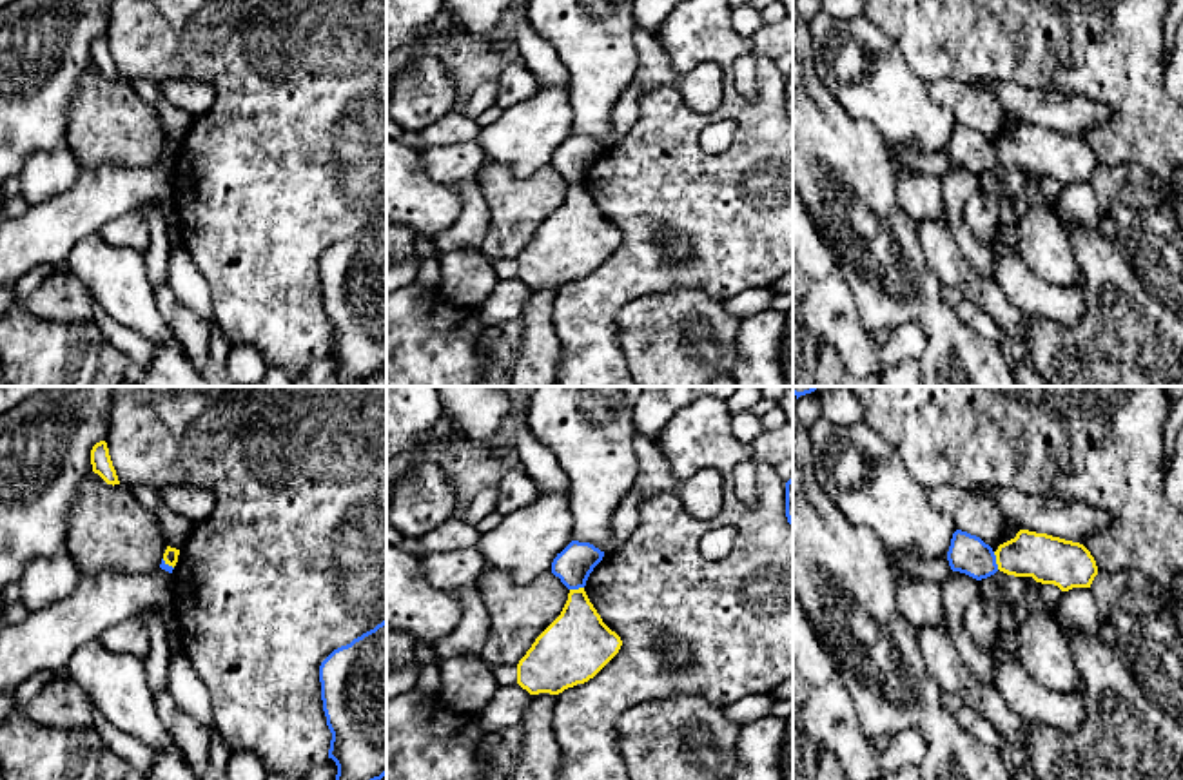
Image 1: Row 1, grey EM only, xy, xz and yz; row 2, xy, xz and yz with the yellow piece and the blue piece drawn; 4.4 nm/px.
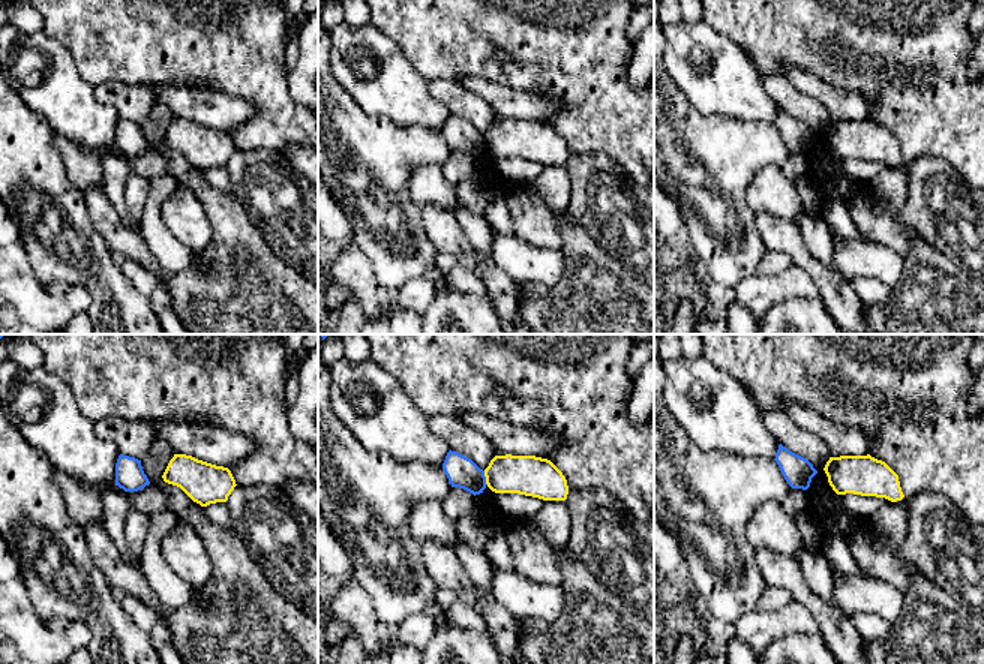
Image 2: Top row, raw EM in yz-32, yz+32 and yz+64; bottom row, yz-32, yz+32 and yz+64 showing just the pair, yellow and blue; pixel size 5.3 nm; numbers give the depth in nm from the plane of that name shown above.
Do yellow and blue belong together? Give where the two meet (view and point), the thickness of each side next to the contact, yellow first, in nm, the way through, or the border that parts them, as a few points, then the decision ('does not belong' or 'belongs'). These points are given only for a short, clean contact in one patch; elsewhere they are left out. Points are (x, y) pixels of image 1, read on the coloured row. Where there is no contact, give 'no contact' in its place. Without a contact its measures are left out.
contact yz (997, 561); calibres 220 and 180 nm; border yz (993, 552), (998, 568); does not belong

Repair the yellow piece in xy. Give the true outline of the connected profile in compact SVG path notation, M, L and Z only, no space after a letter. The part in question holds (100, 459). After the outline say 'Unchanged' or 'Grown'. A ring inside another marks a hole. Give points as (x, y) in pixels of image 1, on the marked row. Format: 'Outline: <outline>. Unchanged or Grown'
Outline: M100 441L93 446L91 464L93 464L93 472L98 473L107 484L112 484L112 486L120 484L105 441Z. Unchanged

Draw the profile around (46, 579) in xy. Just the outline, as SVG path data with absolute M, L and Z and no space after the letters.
M64 548L49 557L33 559L20 580L20 602L34 611L69 597L80 584L82 571Z

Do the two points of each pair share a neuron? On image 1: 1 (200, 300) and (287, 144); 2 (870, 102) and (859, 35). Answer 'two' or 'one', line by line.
1: two
2: one

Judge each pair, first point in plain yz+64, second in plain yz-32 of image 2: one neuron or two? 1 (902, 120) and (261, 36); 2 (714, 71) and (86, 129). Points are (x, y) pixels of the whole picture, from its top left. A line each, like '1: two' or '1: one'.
1: one
2: one

